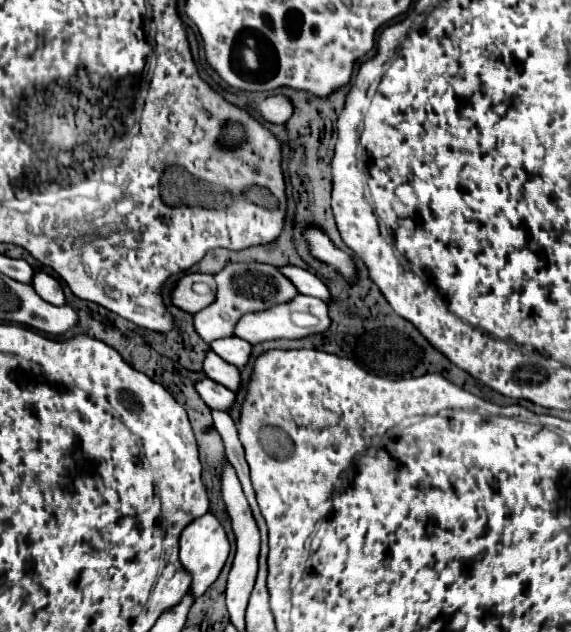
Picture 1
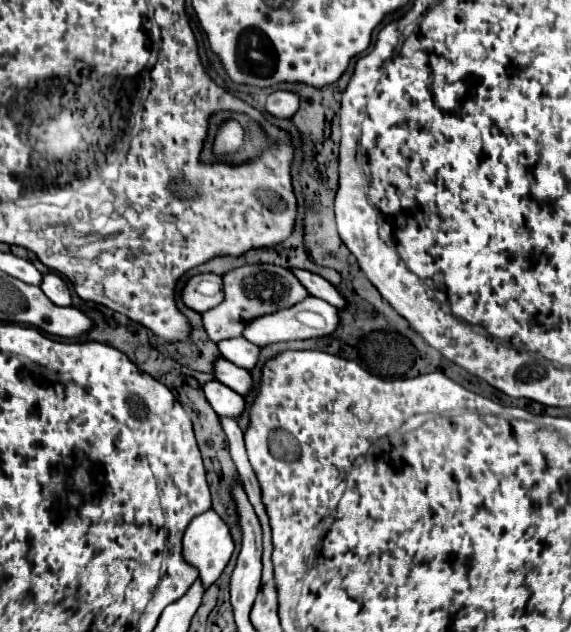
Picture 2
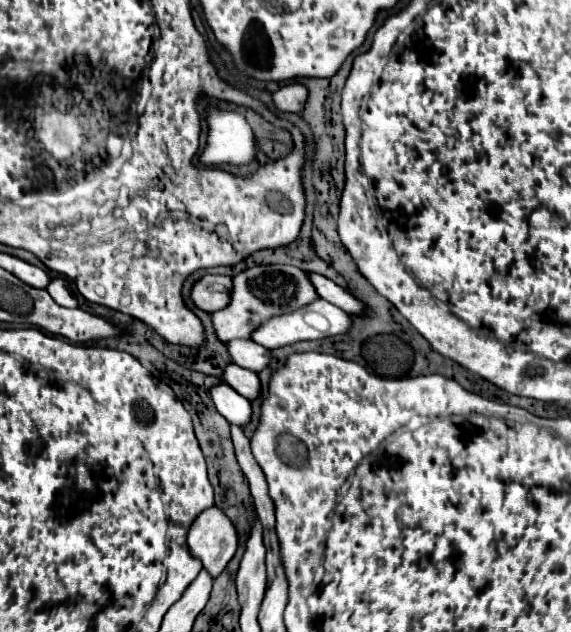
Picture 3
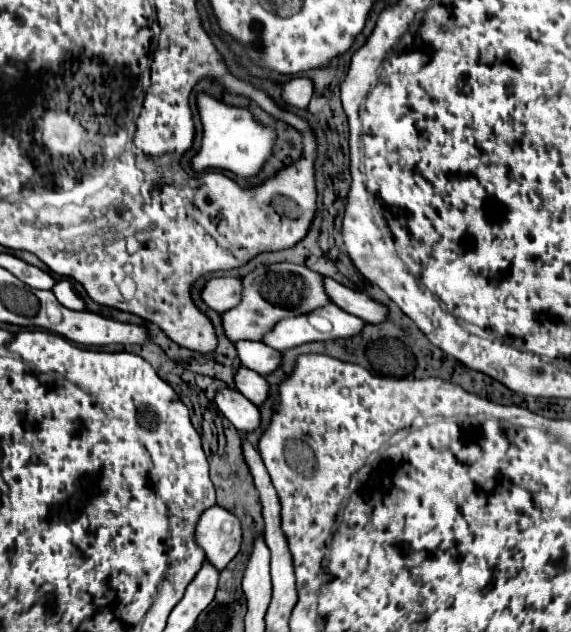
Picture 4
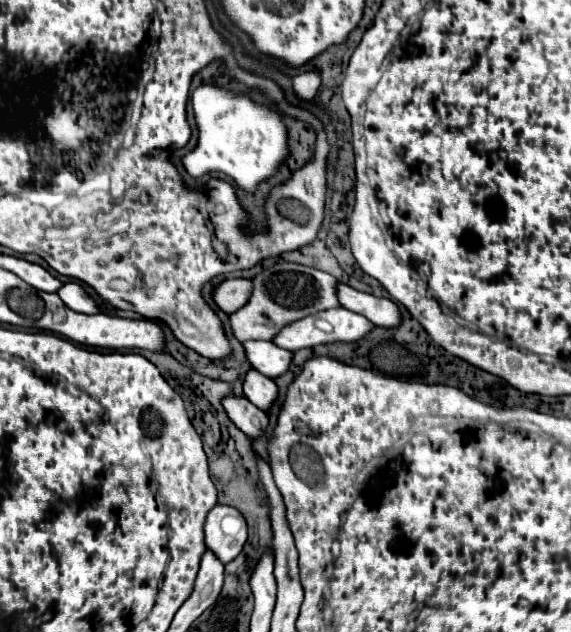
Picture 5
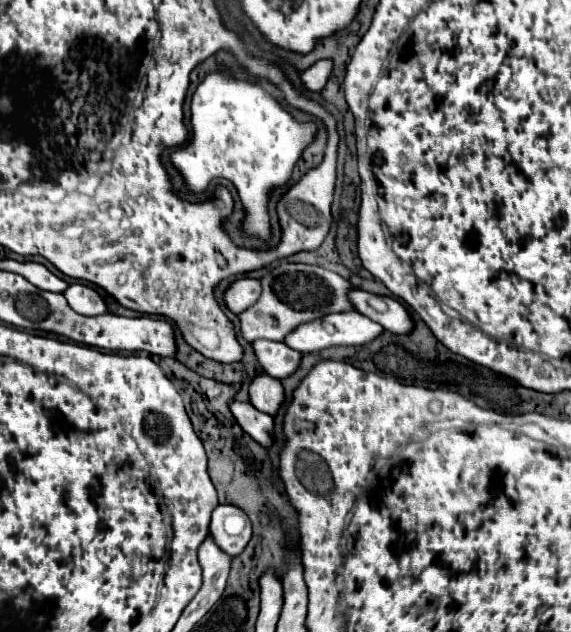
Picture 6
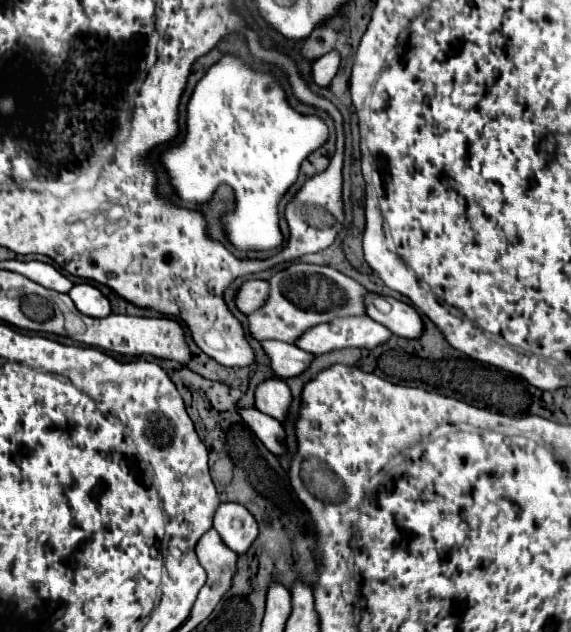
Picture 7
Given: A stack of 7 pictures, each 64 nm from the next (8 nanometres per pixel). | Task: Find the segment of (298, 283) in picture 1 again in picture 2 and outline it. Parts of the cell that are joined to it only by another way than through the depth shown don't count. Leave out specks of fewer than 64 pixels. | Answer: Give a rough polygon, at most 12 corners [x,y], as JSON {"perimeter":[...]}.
{"perimeter":[[292,268],[310,296],[336,308],[346,300],[328,280],[308,270]]}

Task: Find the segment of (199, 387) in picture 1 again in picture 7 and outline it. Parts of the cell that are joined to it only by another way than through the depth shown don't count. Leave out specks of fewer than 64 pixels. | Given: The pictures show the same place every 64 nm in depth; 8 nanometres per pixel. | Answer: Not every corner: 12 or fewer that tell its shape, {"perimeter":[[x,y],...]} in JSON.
{"perimeter":[[238,408],[244,424],[272,454],[282,454],[284,428],[256,408]]}

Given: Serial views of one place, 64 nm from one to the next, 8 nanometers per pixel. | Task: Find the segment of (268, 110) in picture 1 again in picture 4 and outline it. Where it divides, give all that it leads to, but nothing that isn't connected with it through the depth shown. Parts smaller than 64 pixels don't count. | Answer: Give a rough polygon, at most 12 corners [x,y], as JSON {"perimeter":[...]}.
{"perimeter":[[292,78],[282,88],[282,100],[306,108],[314,86],[308,78]]}

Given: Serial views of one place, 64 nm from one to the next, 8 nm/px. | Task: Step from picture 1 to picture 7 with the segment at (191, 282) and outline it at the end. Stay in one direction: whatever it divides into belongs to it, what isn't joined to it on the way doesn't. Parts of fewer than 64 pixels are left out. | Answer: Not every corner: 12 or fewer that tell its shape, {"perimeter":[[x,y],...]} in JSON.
{"perimeter":[[246,280],[236,292],[242,314],[258,310],[268,298],[264,280]]}

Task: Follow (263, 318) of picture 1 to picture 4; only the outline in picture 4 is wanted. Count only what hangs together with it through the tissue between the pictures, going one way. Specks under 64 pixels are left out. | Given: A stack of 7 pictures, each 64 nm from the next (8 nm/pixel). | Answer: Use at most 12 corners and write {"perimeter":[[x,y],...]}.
{"perimeter":[[326,304],[274,324],[274,350],[350,338],[364,320]]}

